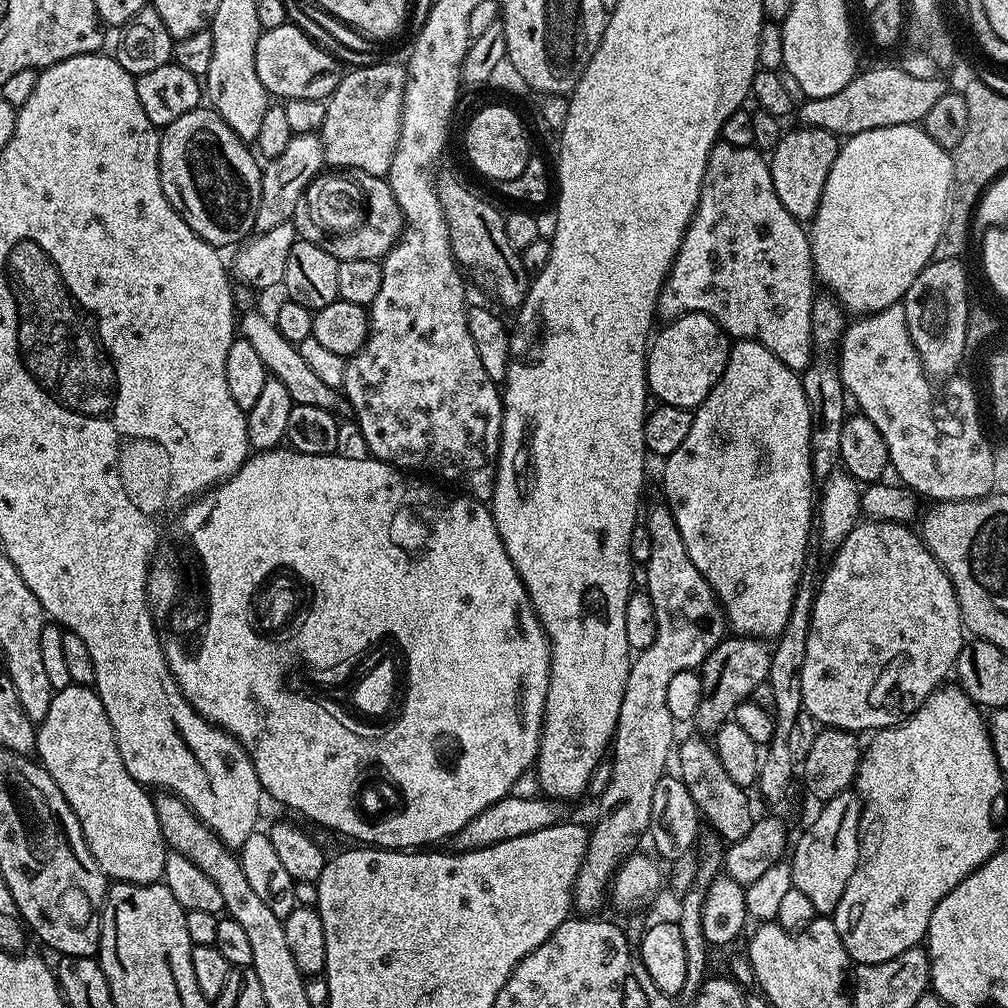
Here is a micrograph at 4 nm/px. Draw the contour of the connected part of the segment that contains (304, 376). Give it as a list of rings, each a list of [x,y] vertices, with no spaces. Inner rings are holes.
[[[256,308],[249,309],[239,317],[239,335],[241,339],[249,341],[254,347],[269,375],[286,386],[292,402],[300,405],[318,406],[319,409],[333,414],[347,413],[349,411],[347,397],[339,389],[326,386],[323,381],[320,381],[318,374],[303,361],[299,349],[282,338],[281,332],[276,328],[275,321],[269,315],[267,317],[257,310]]]

